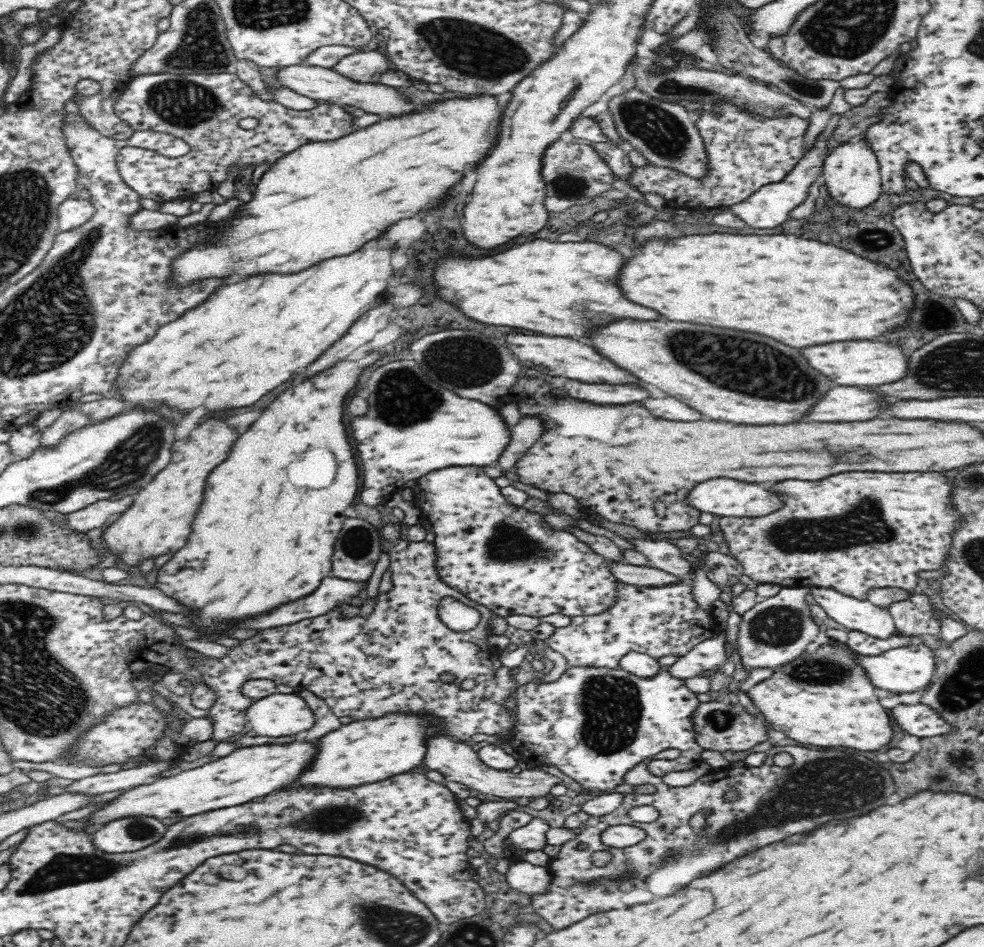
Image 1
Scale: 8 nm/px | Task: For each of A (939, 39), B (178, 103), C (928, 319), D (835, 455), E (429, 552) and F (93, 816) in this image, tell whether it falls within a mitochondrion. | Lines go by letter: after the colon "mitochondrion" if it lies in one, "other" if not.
A: other
B: mitochondrion
C: mitochondrion
D: mitochondrion
E: other
F: other

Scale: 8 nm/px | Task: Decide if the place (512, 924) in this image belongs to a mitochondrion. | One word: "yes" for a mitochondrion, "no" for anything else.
no

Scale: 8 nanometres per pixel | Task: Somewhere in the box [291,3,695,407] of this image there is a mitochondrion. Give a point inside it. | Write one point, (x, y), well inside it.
(478, 51)

